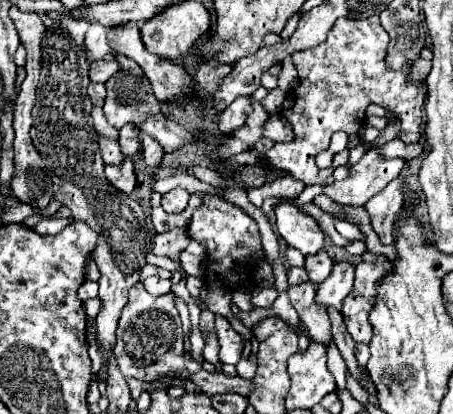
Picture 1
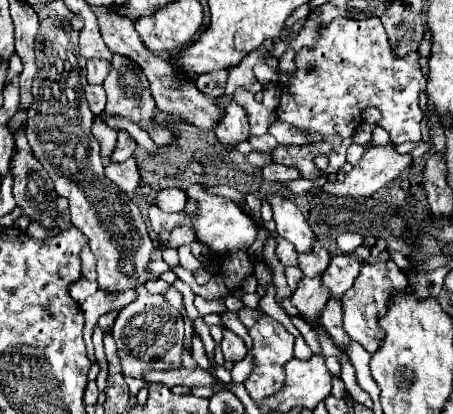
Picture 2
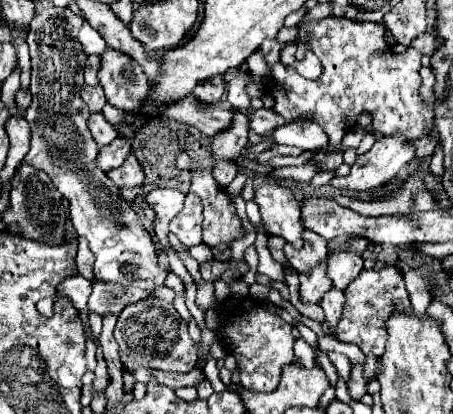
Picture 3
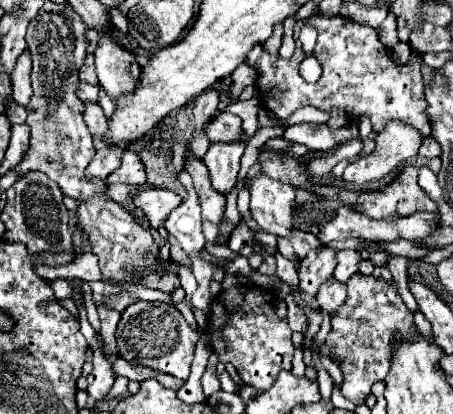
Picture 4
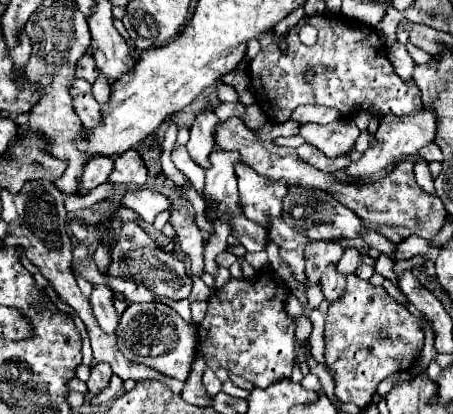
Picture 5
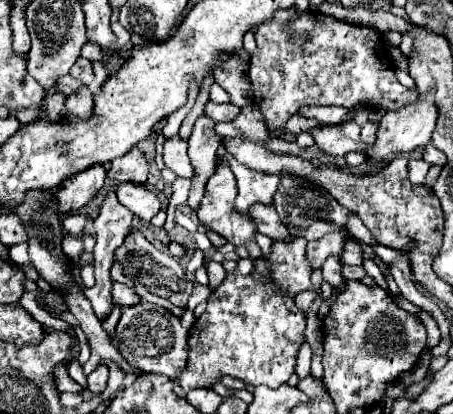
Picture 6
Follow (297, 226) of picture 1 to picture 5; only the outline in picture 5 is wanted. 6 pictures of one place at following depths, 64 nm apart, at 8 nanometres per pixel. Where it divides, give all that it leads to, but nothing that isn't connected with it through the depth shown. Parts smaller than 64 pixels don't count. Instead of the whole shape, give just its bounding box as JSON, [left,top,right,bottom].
[236,166,288,228]

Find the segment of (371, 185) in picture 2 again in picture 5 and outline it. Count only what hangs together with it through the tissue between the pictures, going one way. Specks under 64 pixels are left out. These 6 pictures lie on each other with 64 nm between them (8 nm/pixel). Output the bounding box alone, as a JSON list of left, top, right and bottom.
[346,112,434,180]

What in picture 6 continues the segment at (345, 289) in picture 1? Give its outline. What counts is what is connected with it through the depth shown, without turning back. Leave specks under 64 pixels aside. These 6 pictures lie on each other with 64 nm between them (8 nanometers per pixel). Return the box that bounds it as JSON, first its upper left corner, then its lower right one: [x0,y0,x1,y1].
[340,240,362,266]

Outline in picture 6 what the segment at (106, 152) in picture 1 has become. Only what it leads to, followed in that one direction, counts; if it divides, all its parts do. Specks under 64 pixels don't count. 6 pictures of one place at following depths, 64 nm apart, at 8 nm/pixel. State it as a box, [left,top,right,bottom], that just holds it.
[66,86,94,120]

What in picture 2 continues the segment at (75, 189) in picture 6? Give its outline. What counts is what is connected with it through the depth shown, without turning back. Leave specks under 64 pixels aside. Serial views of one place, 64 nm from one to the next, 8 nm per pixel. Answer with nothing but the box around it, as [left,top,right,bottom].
[112,130,138,162]

